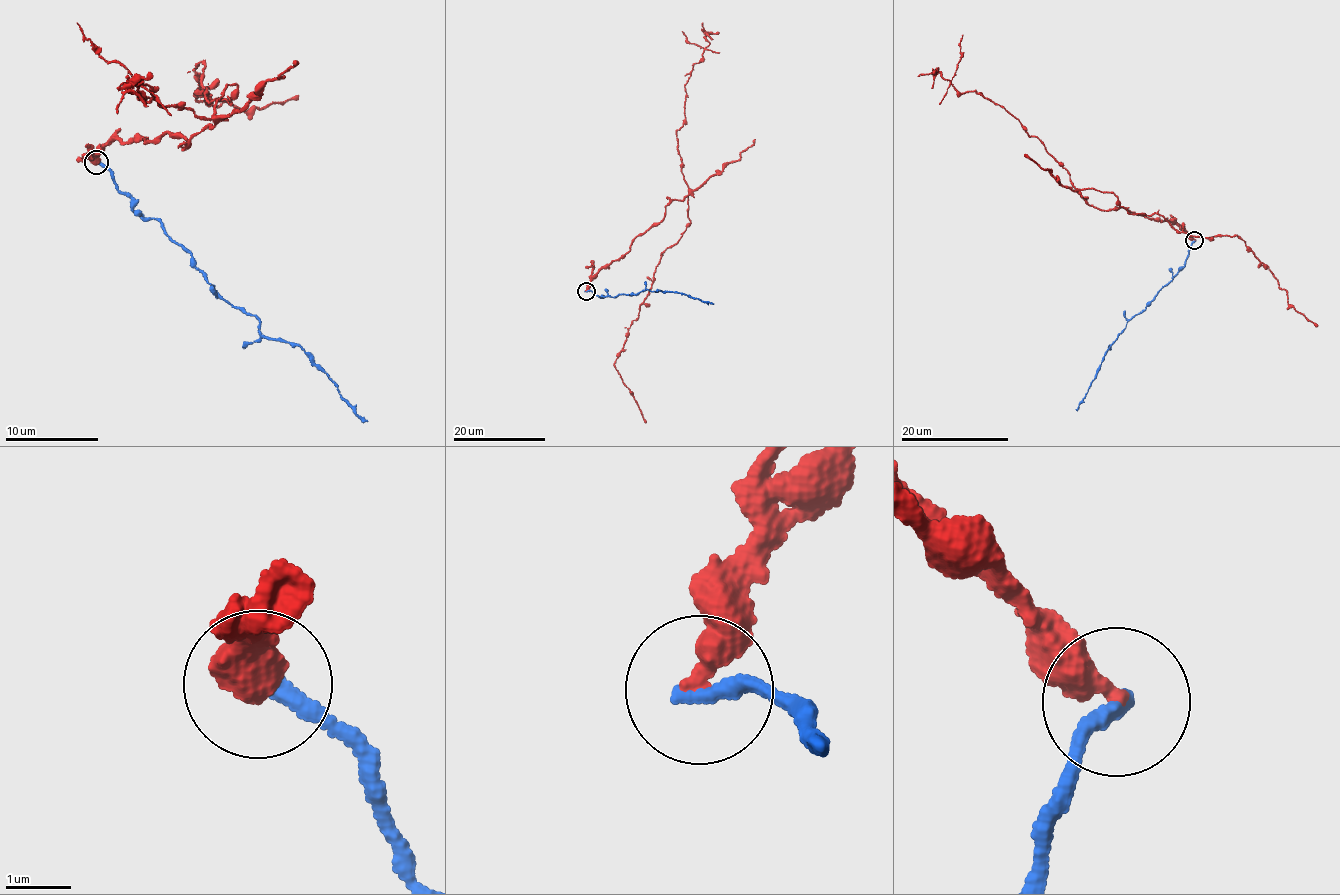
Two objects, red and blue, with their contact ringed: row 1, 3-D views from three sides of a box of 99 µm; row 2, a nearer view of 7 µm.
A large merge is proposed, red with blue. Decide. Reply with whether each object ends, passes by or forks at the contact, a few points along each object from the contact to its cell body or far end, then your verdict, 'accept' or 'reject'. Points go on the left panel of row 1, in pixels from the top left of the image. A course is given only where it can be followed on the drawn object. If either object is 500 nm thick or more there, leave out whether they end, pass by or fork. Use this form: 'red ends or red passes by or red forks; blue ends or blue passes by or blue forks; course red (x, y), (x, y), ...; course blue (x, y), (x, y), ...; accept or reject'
red ends; blue ends; course red (97, 161), (118, 139), (183, 150), (216, 123), (236, 86), (208, 102), (201, 62), (214, 106), (298, 96); course blue (97, 161), (135, 211), (158, 219), (189, 248), (221, 299), (255, 315), (263, 337), (301, 345), (366, 421); reject

